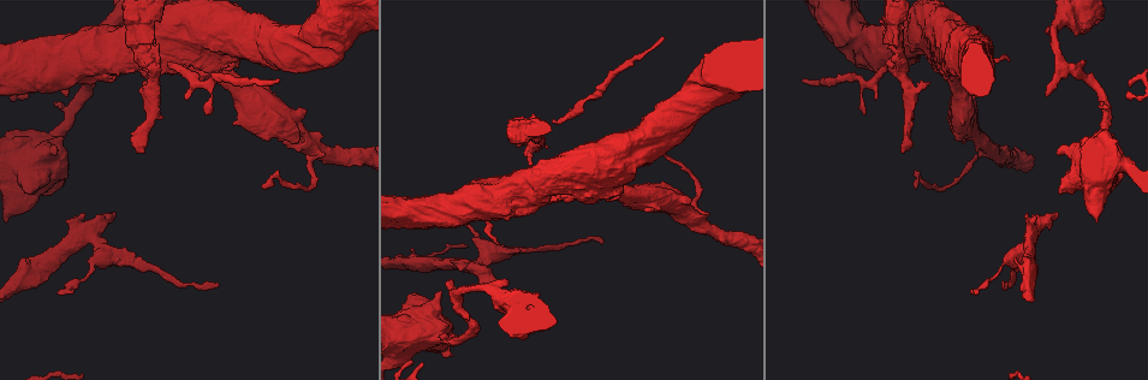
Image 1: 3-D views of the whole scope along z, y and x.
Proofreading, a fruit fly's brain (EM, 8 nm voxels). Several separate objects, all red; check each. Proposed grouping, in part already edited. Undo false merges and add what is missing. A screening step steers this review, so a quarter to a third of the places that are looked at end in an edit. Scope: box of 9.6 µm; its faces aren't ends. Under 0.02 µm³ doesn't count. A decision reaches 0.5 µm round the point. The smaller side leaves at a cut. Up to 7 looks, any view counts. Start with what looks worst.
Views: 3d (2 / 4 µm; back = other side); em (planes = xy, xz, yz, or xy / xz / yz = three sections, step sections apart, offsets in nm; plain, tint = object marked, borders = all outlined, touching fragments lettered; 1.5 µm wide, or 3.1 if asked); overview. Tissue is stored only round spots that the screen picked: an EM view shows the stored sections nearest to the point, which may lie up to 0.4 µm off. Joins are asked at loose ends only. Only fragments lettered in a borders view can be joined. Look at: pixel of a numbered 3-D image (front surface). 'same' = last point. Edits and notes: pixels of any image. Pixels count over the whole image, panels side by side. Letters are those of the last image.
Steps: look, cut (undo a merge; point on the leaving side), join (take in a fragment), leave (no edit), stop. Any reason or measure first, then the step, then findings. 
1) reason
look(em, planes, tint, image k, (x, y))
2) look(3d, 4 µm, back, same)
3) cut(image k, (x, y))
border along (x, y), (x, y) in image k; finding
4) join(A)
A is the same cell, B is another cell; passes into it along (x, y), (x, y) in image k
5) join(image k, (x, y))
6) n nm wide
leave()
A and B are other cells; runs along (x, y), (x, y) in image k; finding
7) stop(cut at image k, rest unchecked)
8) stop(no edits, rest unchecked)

branch stops here
look(3d, 4 µm, image 1, (1026, 220))

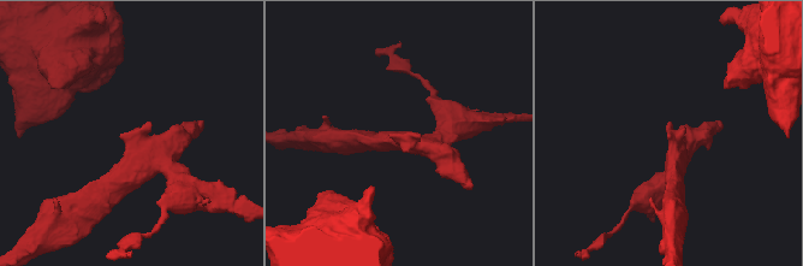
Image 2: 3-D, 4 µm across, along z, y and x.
look(em, yz, step 4, borders, image 2, (668, 135))

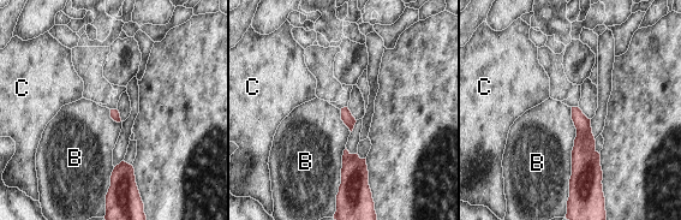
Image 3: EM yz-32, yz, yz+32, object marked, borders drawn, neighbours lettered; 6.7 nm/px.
leave()
B and C are other cells; none of them fits

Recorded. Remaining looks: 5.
free end
look(em, planes, tint, image 1, (902, 149))

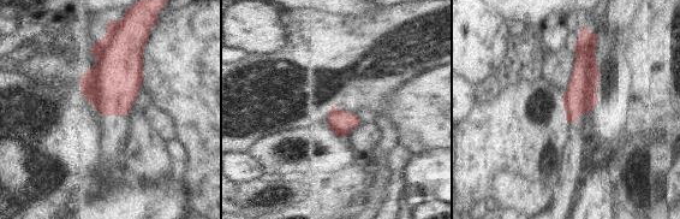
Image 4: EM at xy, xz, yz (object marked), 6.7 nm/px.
what lies round it
look(em, planes, borders, same)

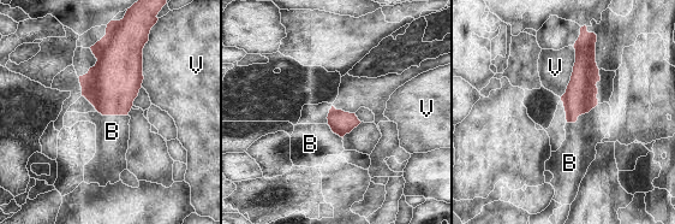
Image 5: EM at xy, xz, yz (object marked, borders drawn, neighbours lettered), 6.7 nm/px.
V touches over 360 nm
join(B)
B is the same cell, V is another cell; passes into it along (580, 96), (581, 113), (578, 151) in image 5; it goes on there

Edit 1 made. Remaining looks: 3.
tapers out
look(3d, 2 µm, image 1, (977, 293))

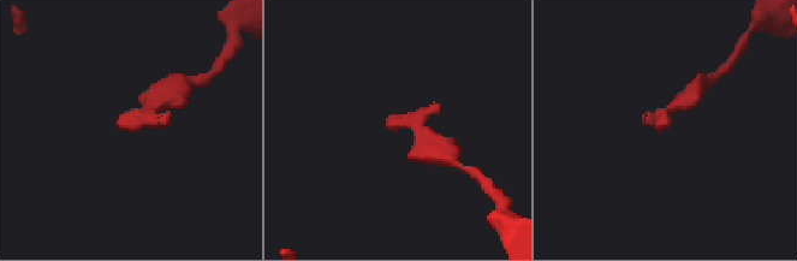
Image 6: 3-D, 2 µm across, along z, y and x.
need the tissue
look(em, planes, borders, image 6, (656, 126))

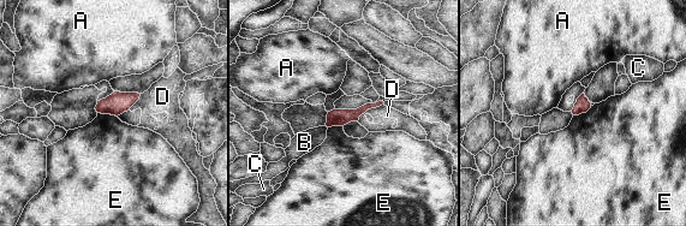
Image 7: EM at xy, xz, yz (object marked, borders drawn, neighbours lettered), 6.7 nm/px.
D touches over 200 nm
leave()
A, B, C, D and E are other cells; border along (97, 112), (117, 117) in image 7; none of them fits

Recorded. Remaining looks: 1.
stop(join at image 5, rest unchecked)

